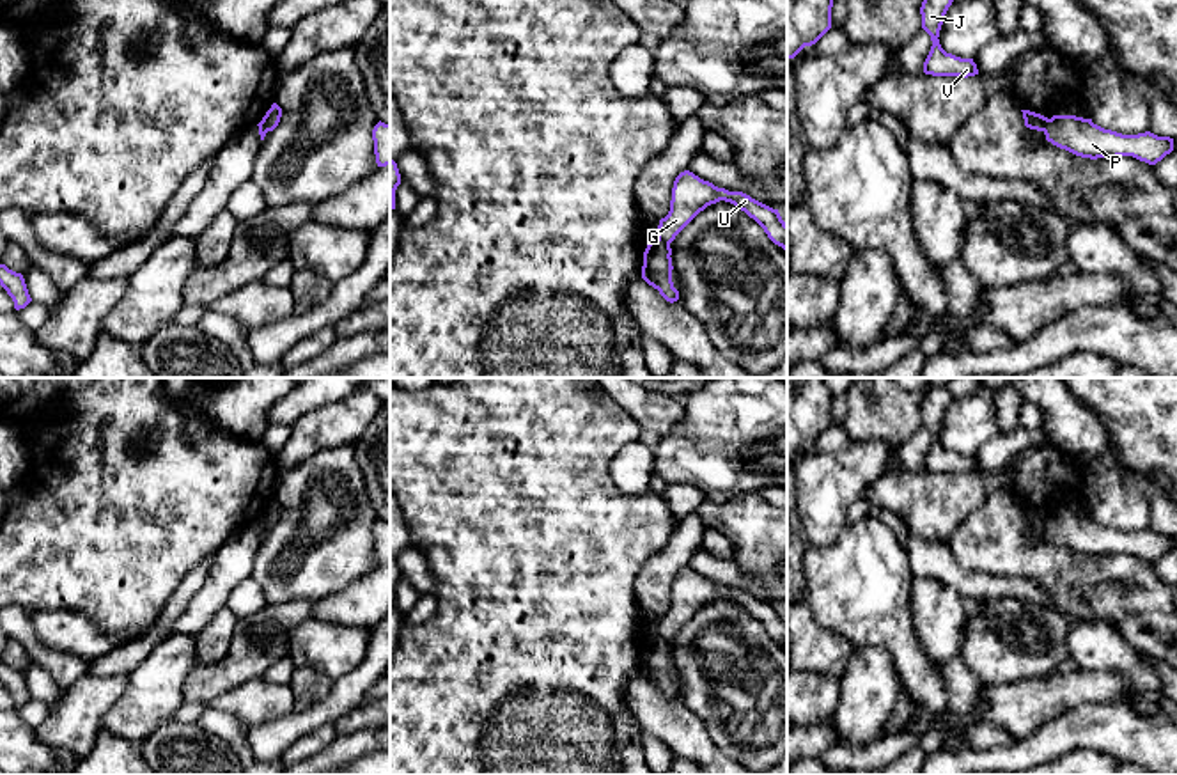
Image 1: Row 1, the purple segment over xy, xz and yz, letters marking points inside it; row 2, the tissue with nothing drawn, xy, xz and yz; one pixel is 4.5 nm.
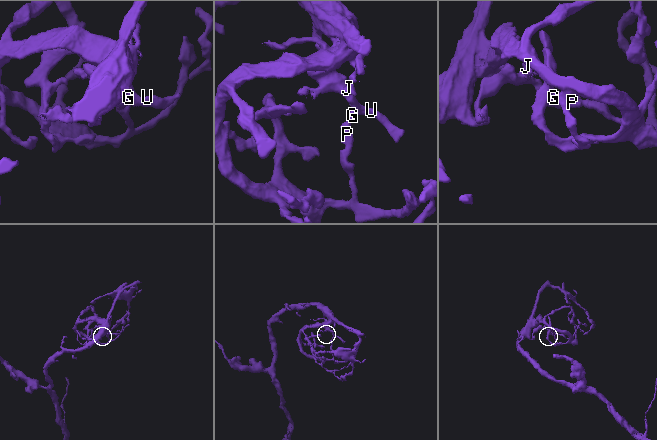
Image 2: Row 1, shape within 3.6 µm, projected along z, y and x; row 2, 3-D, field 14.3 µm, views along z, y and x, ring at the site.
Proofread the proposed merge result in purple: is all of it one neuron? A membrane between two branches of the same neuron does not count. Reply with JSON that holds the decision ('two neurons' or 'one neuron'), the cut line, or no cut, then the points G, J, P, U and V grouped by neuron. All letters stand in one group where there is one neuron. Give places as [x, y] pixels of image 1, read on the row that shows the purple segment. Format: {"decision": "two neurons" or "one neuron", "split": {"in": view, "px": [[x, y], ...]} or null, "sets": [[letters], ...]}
{"decision": "two neurons", "split": {"in": "yz", "px": [[1050, 119], [1044, 132]]}, "sets": [["G", "J", "U", "V"], ["P"]]}

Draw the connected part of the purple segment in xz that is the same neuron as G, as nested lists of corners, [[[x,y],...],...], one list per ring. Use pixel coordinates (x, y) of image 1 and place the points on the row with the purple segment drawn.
[[[690,170],[681,172],[672,188],[670,211],[658,225],[658,239],[670,245],[675,236],[707,206],[730,202],[753,218],[768,238],[787,252],[787,223],[773,209],[743,192],[729,192],[700,179]]]

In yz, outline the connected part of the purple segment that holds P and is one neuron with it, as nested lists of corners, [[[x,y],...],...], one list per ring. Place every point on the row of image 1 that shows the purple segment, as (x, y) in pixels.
[[[1053,115],[1044,135],[1053,145],[1090,160],[1133,156],[1156,165],[1173,151],[1170,137],[1158,137],[1150,131],[1122,135],[1076,115]]]

